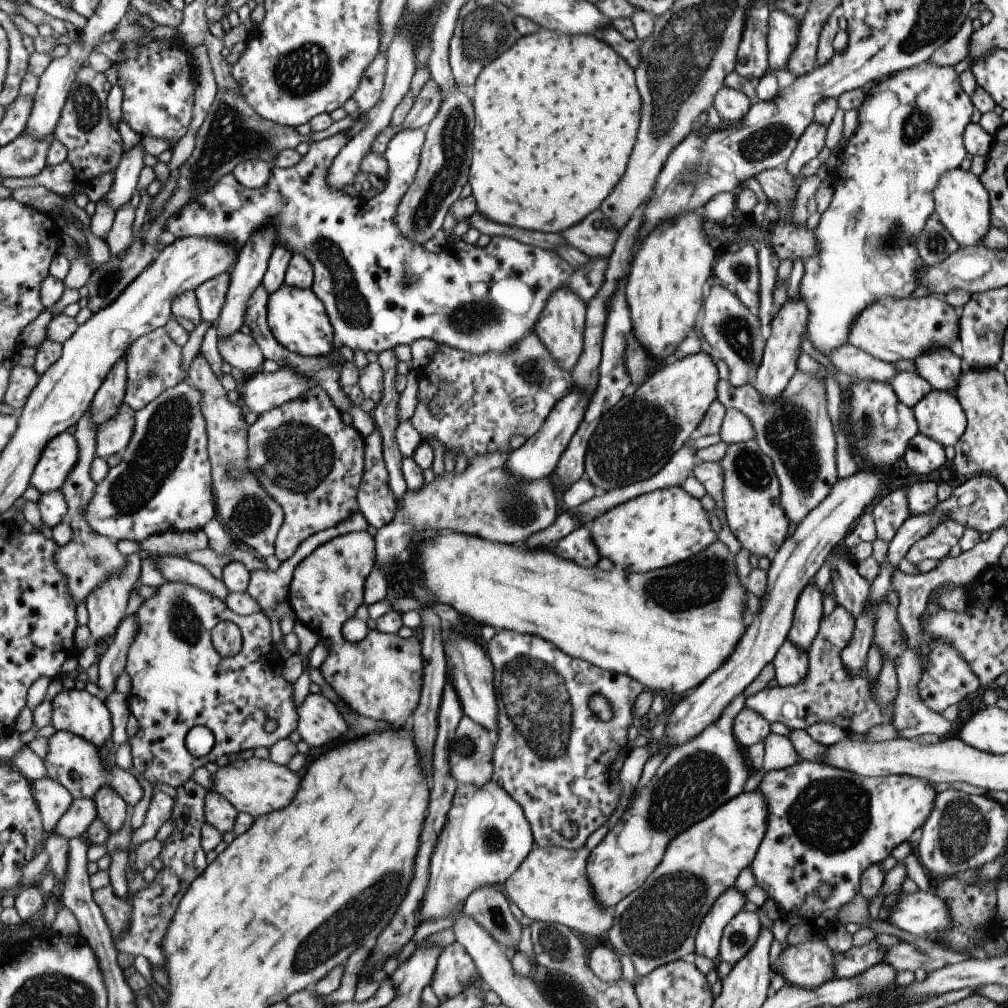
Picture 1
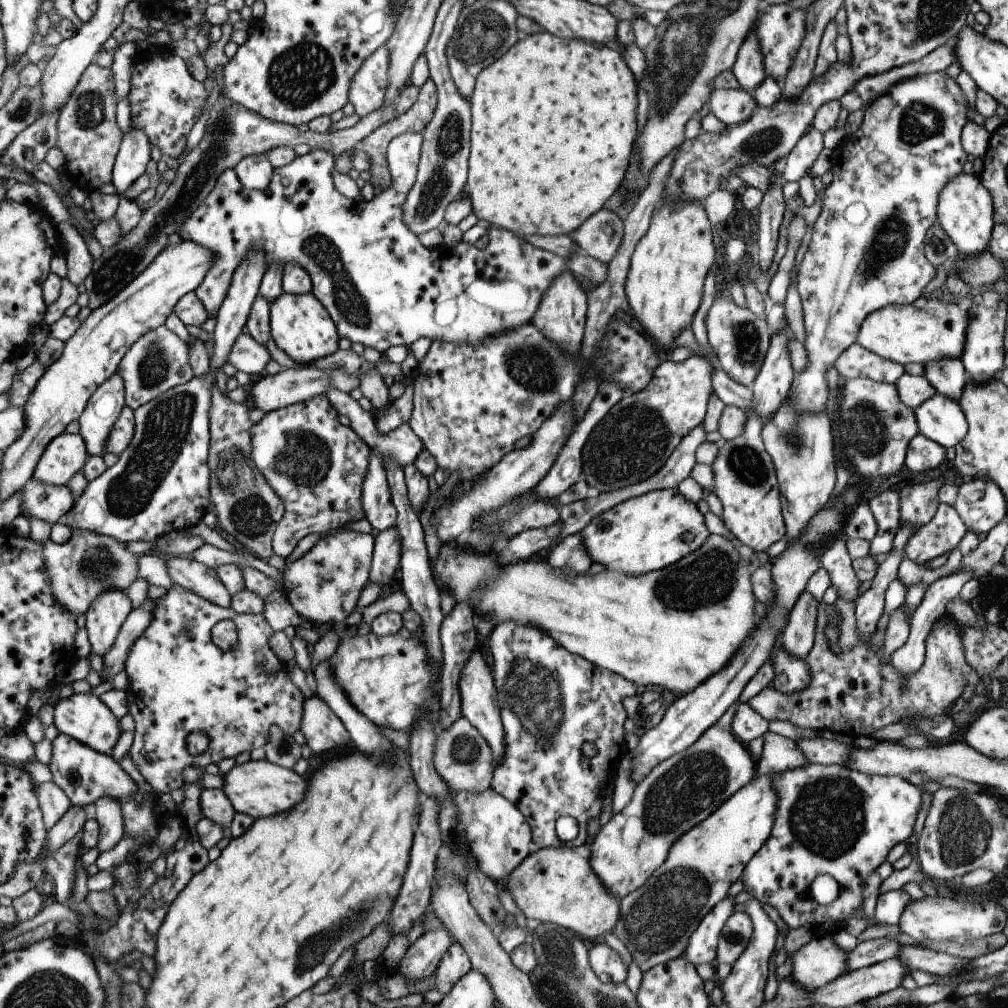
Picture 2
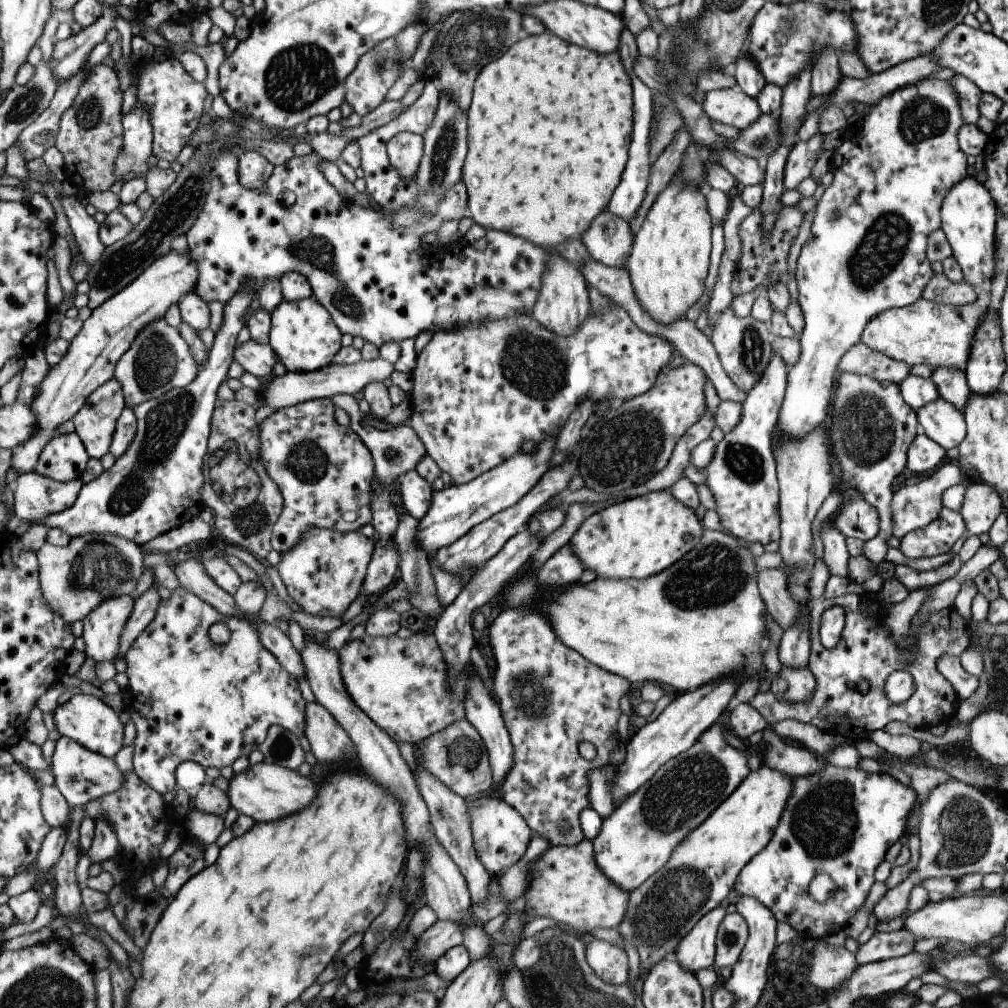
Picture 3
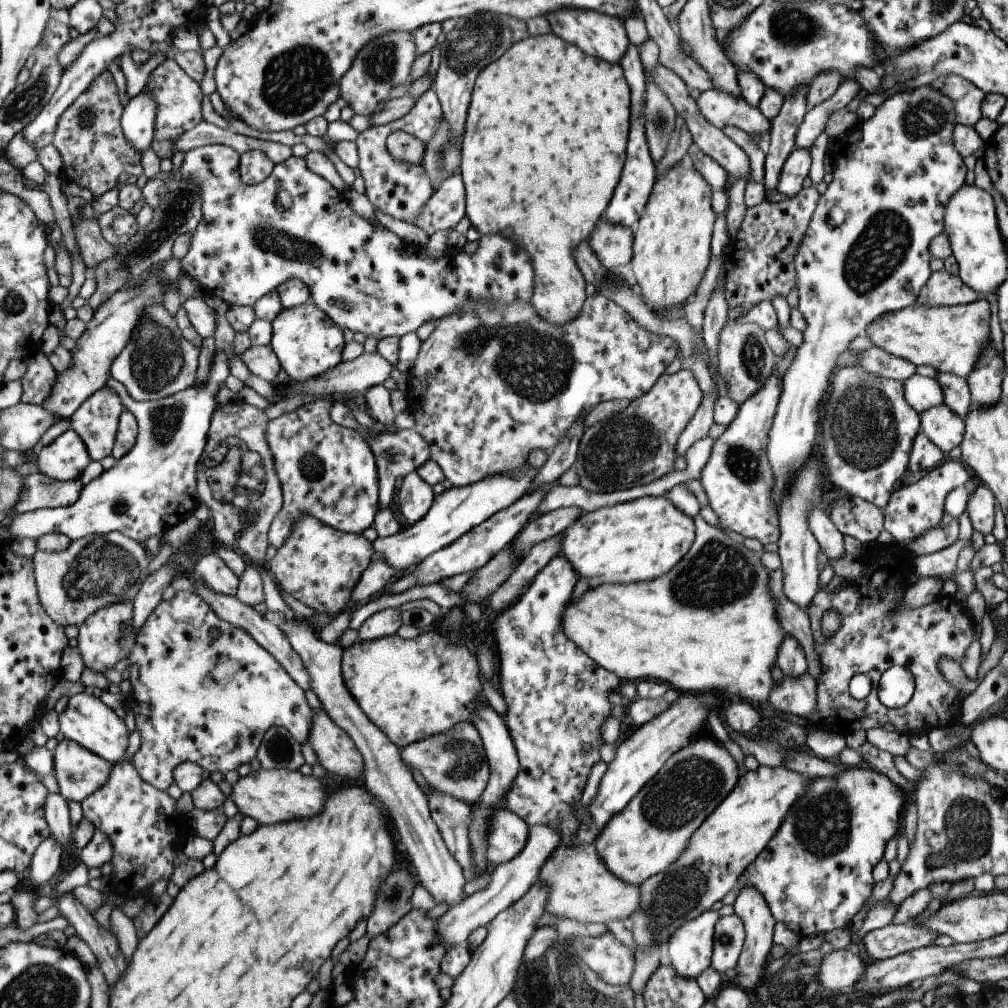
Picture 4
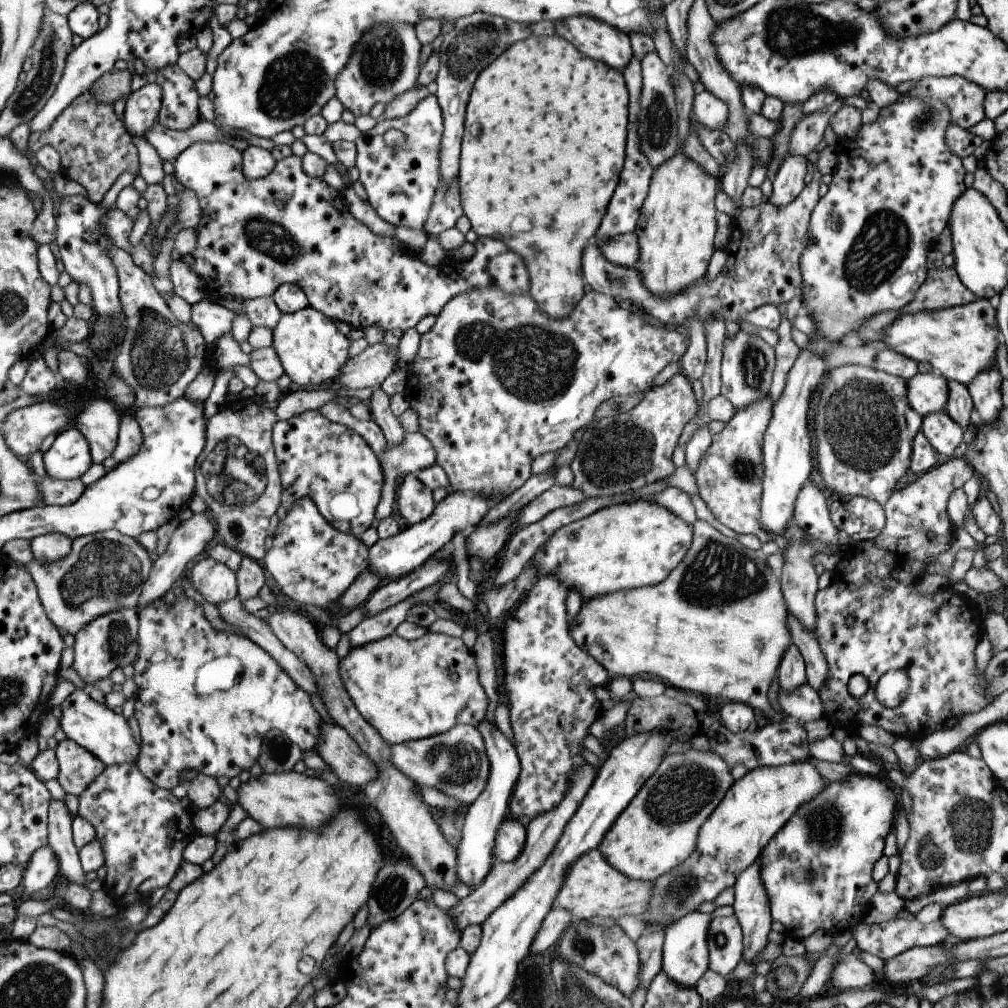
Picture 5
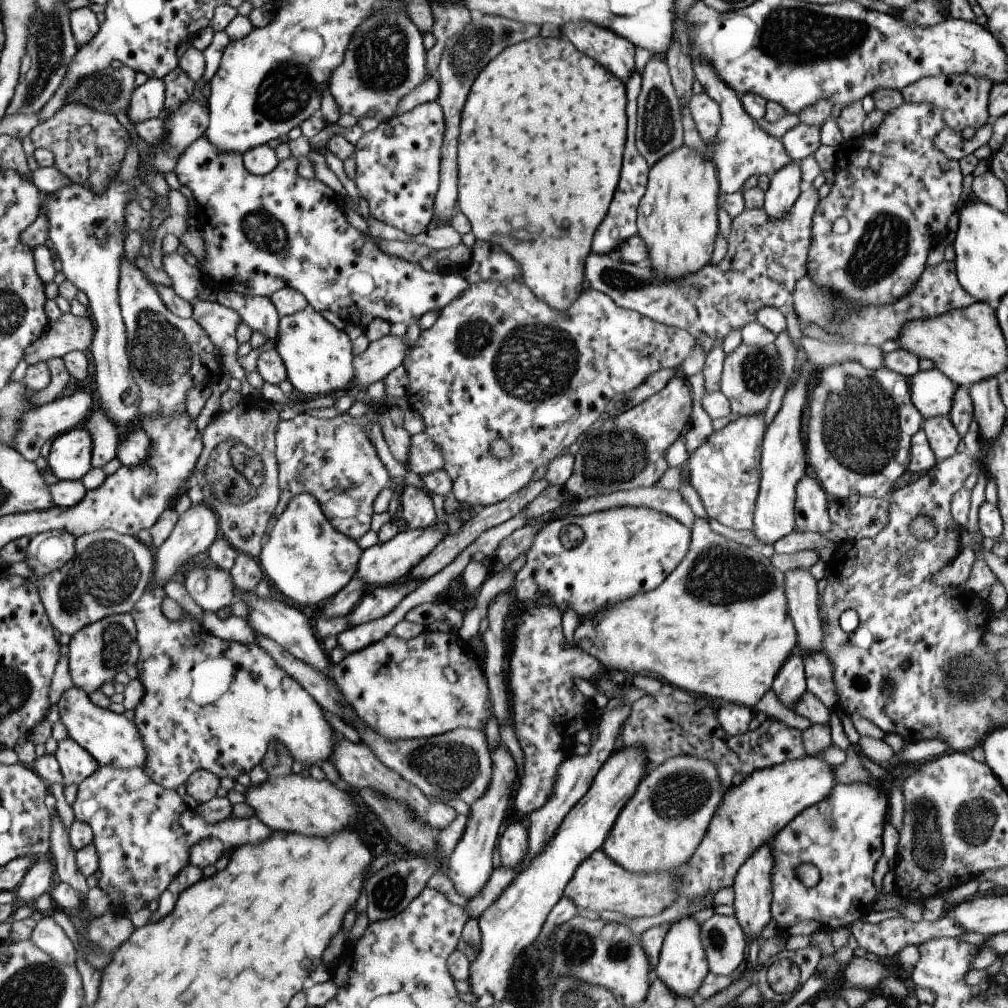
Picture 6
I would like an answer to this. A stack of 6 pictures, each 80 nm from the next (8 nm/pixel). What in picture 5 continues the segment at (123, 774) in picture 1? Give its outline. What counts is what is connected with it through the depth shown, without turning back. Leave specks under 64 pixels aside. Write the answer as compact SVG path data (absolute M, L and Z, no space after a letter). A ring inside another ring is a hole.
M69 738L58 743L55 750L60 765L58 780L67 795L79 796L104 773L104 764Z

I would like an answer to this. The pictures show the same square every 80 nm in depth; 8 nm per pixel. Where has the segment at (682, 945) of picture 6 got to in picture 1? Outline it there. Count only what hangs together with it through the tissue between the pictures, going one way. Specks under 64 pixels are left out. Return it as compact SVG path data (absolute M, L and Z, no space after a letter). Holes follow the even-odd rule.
M731 886L715 898L698 926L692 956L701 955L710 961L718 956L724 926L741 911L746 901L745 895L745 892Z

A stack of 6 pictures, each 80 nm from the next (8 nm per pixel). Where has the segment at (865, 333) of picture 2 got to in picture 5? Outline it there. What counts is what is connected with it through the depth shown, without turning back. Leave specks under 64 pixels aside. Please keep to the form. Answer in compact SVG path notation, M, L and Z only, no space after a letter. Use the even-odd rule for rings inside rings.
M976 299L969 304L937 312L901 314L883 330L881 341L885 342L888 350L912 359L915 363L927 362L946 380L966 386L977 374L996 364L995 350L1000 341L999 336L994 309L989 300Z

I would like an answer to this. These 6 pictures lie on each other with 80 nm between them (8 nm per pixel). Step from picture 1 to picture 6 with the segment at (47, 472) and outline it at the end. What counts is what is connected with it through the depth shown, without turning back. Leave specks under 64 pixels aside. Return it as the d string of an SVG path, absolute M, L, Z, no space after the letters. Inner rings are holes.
M84 427L70 429L52 442L48 468L59 481L80 480L91 468L93 438Z

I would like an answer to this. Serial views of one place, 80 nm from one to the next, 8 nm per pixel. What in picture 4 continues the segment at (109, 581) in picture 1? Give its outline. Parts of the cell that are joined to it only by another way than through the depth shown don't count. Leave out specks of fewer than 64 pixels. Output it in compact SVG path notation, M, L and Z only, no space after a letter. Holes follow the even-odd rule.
M117 602L99 608L93 612L83 624L78 626L76 637L77 648L81 656L83 668L89 668L92 672L103 674L107 669L127 658L127 654L135 644L137 630L133 630L132 604L131 602Z

